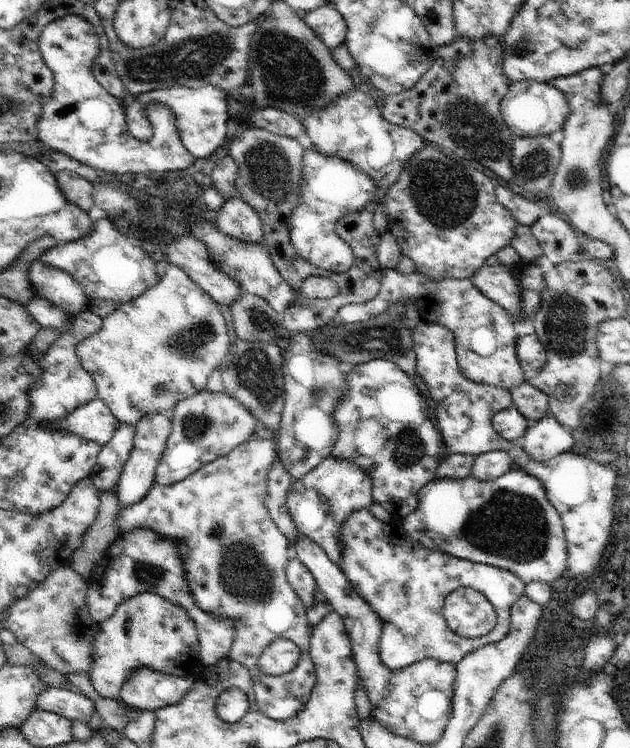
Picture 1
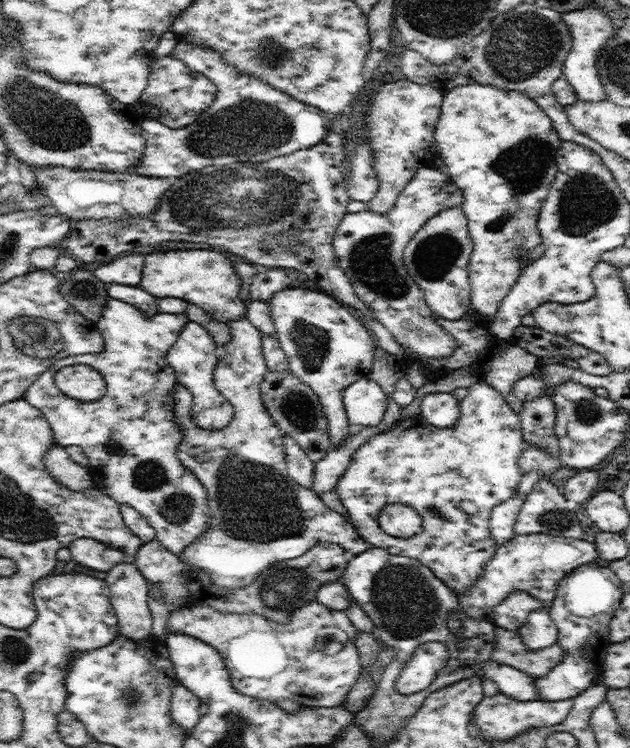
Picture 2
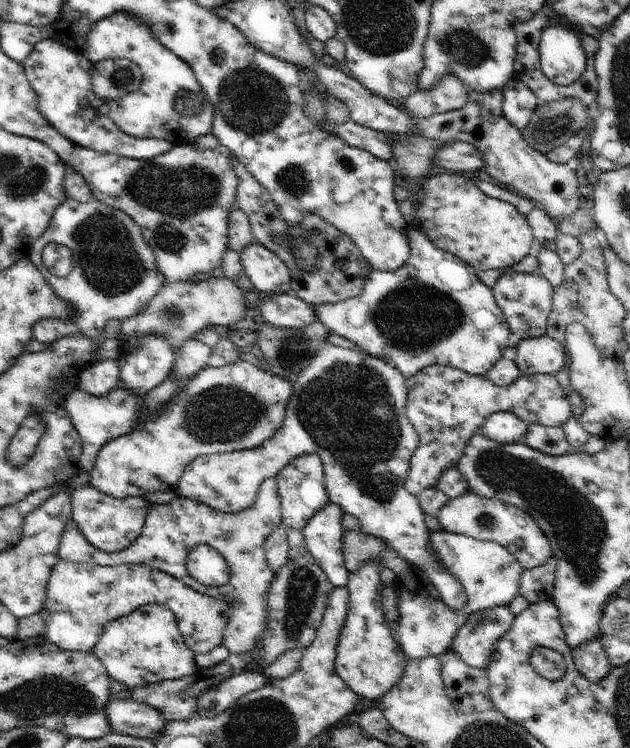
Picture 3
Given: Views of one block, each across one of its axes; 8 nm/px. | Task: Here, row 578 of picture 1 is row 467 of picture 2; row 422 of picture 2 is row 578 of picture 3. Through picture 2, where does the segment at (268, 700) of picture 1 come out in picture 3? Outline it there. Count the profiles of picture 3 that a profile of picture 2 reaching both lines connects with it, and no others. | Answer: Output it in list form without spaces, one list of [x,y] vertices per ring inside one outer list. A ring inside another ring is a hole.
[[[268,477],[259,486],[255,505],[236,514],[223,513],[203,502],[176,494],[168,503],[152,503],[149,506],[140,536],[120,552],[107,553],[92,546],[70,518],[61,534],[59,558],[89,565],[148,565],[171,574],[202,594],[230,600],[232,612],[224,628],[222,645],[231,652],[230,655],[246,655],[259,646],[259,639],[269,626],[267,597],[275,572],[268,564],[264,543],[270,533],[283,524],[278,483],[275,477]],[[199,544],[215,548],[227,560],[230,578],[226,584],[211,587],[190,576],[187,558]]]

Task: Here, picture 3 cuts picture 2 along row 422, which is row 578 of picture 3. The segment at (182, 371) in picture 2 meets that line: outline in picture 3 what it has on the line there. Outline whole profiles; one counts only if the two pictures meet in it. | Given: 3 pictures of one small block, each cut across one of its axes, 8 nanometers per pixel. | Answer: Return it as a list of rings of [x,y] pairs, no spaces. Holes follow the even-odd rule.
[[[199,544],[191,550],[186,566],[190,576],[211,587],[226,584],[230,578],[227,560],[207,544]]]

